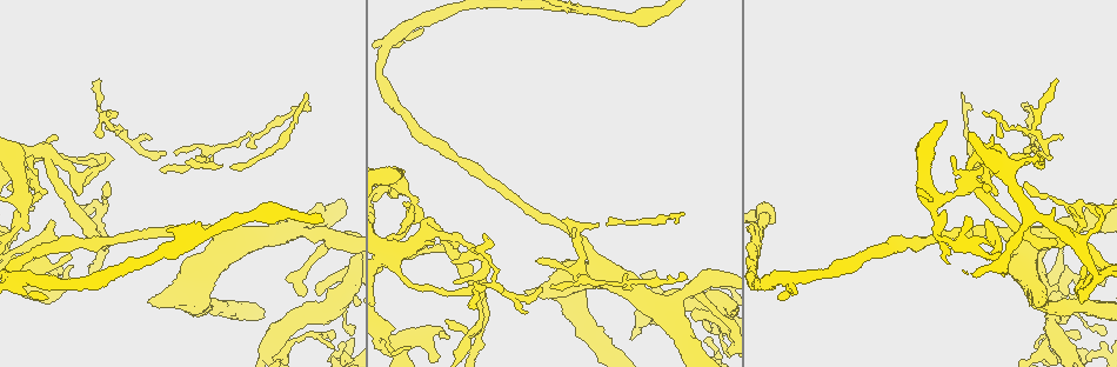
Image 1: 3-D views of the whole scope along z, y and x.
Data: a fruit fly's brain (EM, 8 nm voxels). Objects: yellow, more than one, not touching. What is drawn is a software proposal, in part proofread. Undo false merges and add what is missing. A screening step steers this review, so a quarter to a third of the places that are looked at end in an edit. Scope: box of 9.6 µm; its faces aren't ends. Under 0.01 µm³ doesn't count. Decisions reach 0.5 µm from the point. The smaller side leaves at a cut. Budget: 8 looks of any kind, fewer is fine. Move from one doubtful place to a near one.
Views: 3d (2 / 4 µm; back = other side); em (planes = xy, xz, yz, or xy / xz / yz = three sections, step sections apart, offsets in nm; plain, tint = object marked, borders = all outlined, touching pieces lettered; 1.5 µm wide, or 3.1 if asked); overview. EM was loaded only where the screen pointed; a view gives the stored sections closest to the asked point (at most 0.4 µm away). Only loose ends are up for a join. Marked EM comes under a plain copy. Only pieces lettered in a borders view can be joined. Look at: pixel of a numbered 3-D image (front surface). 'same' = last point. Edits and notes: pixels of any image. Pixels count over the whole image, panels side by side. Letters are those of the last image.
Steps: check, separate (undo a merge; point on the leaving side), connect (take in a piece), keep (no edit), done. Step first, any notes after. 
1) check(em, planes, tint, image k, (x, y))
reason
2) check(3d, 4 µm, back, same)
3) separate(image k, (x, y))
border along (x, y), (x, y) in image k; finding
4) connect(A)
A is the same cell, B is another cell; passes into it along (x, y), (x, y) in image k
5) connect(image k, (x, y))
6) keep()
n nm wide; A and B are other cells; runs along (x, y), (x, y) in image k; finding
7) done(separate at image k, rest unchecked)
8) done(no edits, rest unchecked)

check(em, planes, borders, image 1, (387, 47))
arms part here

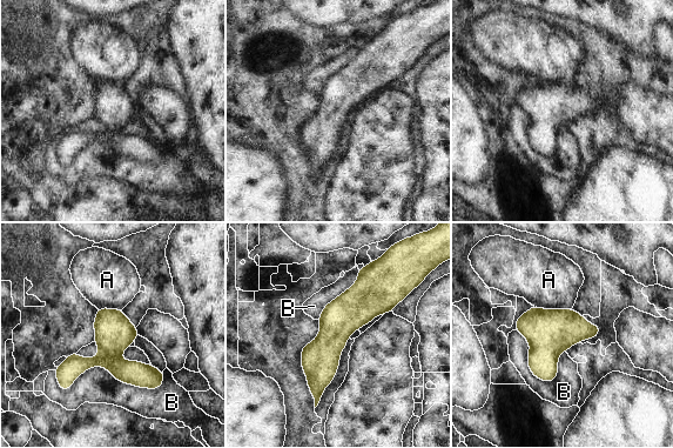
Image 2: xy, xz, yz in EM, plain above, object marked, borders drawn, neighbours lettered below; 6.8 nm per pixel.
keep()
A and B are other cells; runs along (365, 271), (317, 398) in image 2; continuous, no second neuron

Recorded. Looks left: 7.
check(3d, 4 µm, image 1, (482, 330))

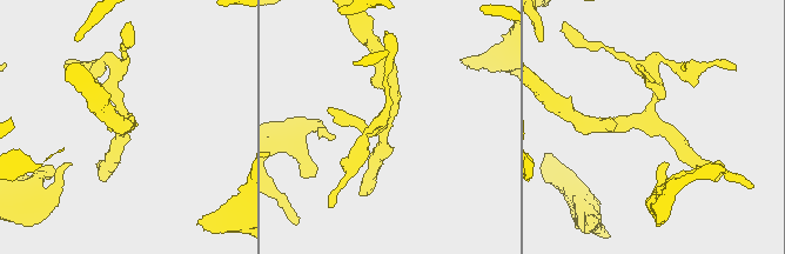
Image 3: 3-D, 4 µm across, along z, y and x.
check(em, planes, borders, image 3, (646, 115))
4 arms

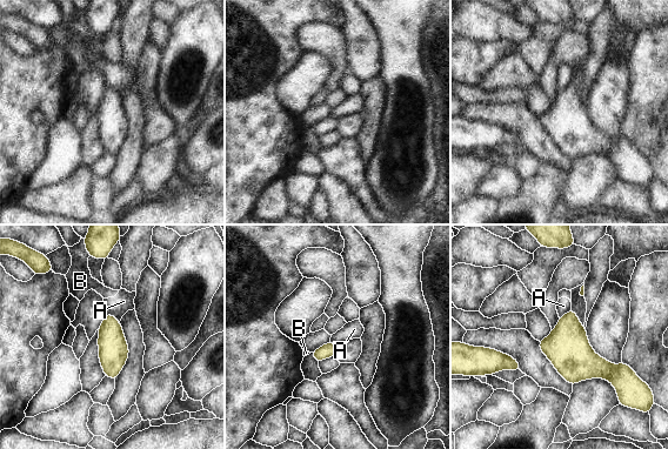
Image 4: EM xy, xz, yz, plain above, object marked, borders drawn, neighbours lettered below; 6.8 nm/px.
keep()
200 nm wide; A touches over 110 nm; A and B are other cells; continuous, no second neuron

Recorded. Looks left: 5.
check(3d, 4 µm, back, image 1, (99, 79))
free end

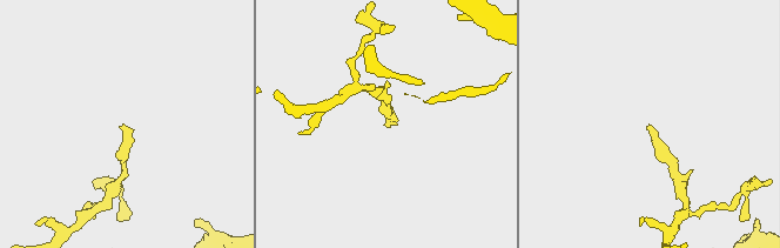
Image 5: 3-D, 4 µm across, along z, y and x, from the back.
check(em, xz, step 8, tint, image 5, (383, 125))

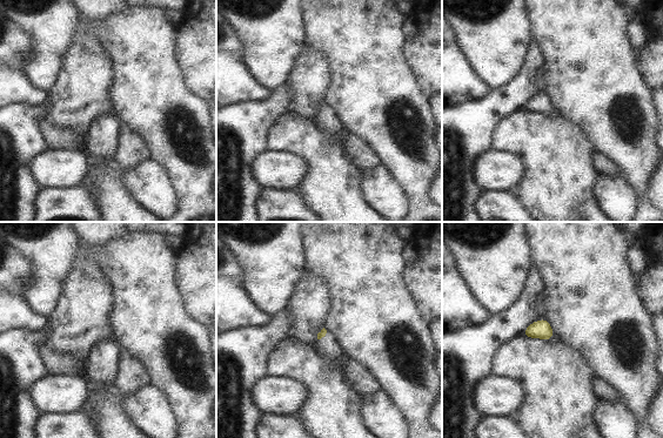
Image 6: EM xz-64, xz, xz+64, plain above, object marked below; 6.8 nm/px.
check(em, planes, borders, same)

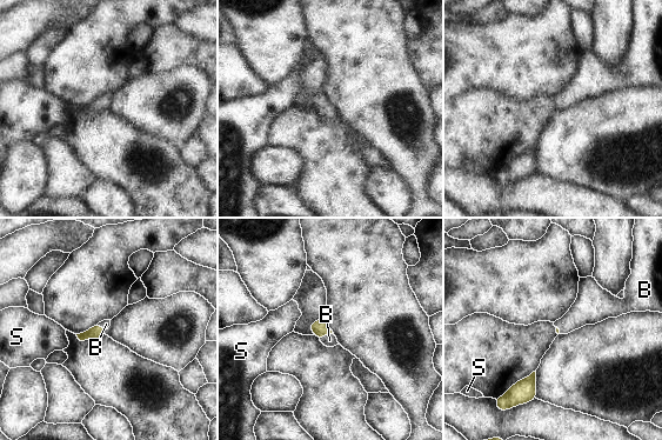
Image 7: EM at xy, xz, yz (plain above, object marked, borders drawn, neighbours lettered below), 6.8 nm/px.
connect(B)
B is the same cell, S is another cell; passes into it along (320, 328), (326, 334), (329, 340) in image 7; the neuron continues

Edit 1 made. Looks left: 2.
done(connect at image 7, rest unchecked)

